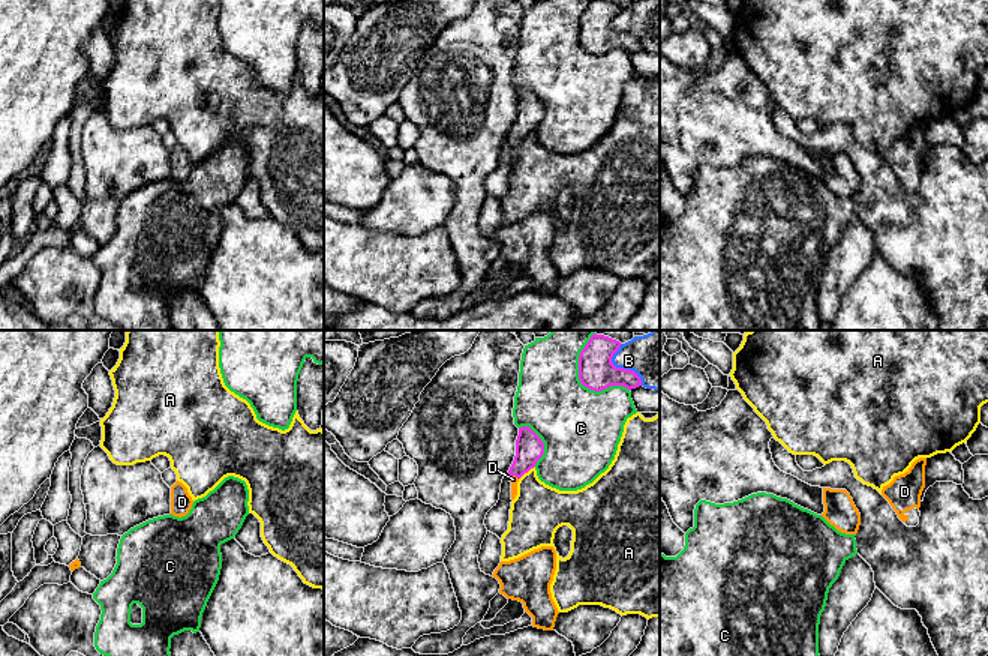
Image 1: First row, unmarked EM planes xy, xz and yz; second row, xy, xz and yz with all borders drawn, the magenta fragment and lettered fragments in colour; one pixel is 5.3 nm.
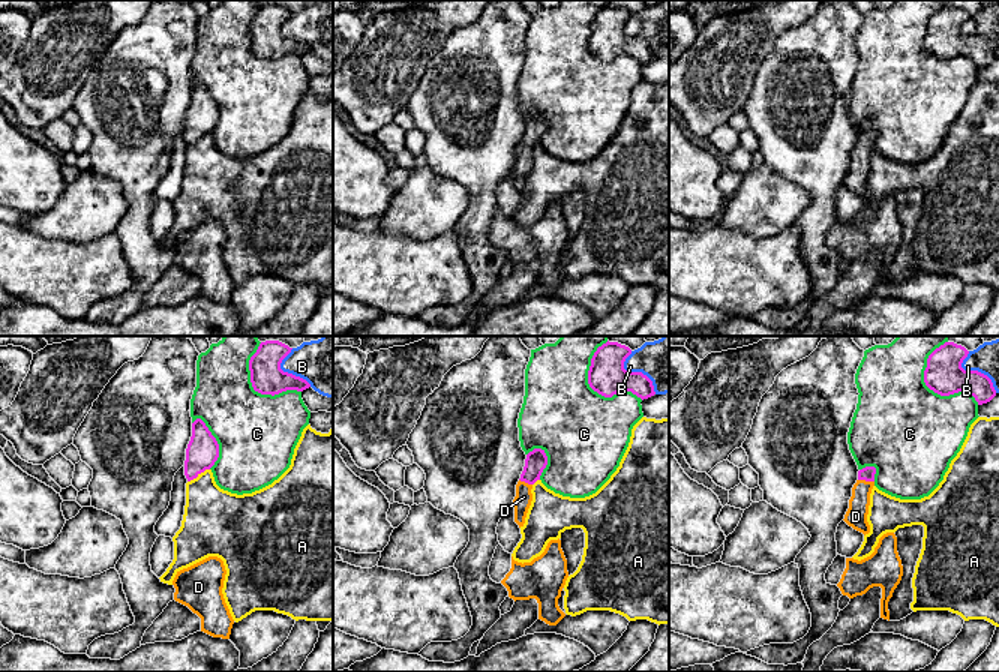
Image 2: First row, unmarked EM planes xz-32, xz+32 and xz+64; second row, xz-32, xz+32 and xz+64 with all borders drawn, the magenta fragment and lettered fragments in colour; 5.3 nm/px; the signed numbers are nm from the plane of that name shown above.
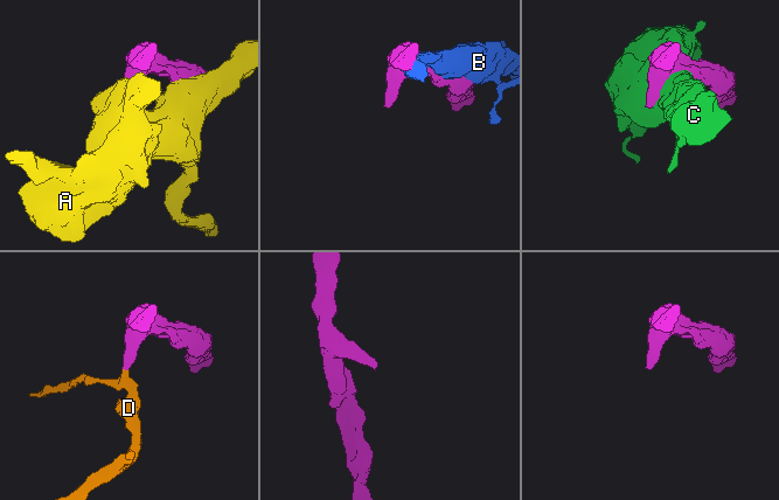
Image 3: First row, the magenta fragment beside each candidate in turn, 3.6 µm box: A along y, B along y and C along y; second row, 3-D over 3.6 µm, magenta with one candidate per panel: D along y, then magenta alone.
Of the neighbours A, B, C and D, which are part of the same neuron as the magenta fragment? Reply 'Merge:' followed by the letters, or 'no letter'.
Merge: D

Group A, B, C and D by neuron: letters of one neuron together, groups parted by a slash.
A / B / C / D

